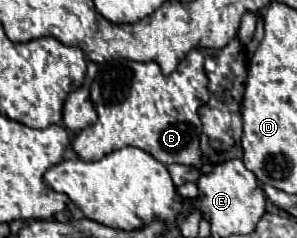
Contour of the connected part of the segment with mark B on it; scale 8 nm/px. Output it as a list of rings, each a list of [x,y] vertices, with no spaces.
[[[198,48],[190,50],[190,52],[186,54],[186,58],[178,64],[178,68],[176,68],[170,76],[164,76],[164,74],[160,72],[160,66],[158,66],[156,62],[114,60],[114,62],[100,64],[96,78],[94,78],[92,84],[90,84],[90,100],[92,100],[92,104],[94,104],[94,110],[96,110],[96,114],[98,114],[98,120],[96,120],[92,126],[84,128],[80,134],[76,134],[74,140],[72,140],[72,146],[74,146],[74,150],[78,152],[78,156],[80,156],[82,160],[86,160],[86,162],[88,162],[88,160],[100,160],[102,156],[106,156],[106,154],[110,154],[110,152],[114,152],[114,150],[120,150],[120,148],[124,148],[124,146],[136,146],[136,148],[142,148],[144,152],[152,154],[152,156],[154,156],[158,162],[162,162],[162,164],[176,164],[176,162],[178,162],[178,164],[196,164],[196,168],[200,168],[202,172],[210,172],[212,166],[210,166],[210,164],[202,164],[202,160],[200,160],[200,128],[202,128],[202,124],[200,124],[200,116],[198,116],[198,108],[200,108],[202,104],[206,104],[208,98],[210,98],[210,94],[208,94],[208,76],[206,76],[206,72],[204,72],[204,54],[202,54]]]

